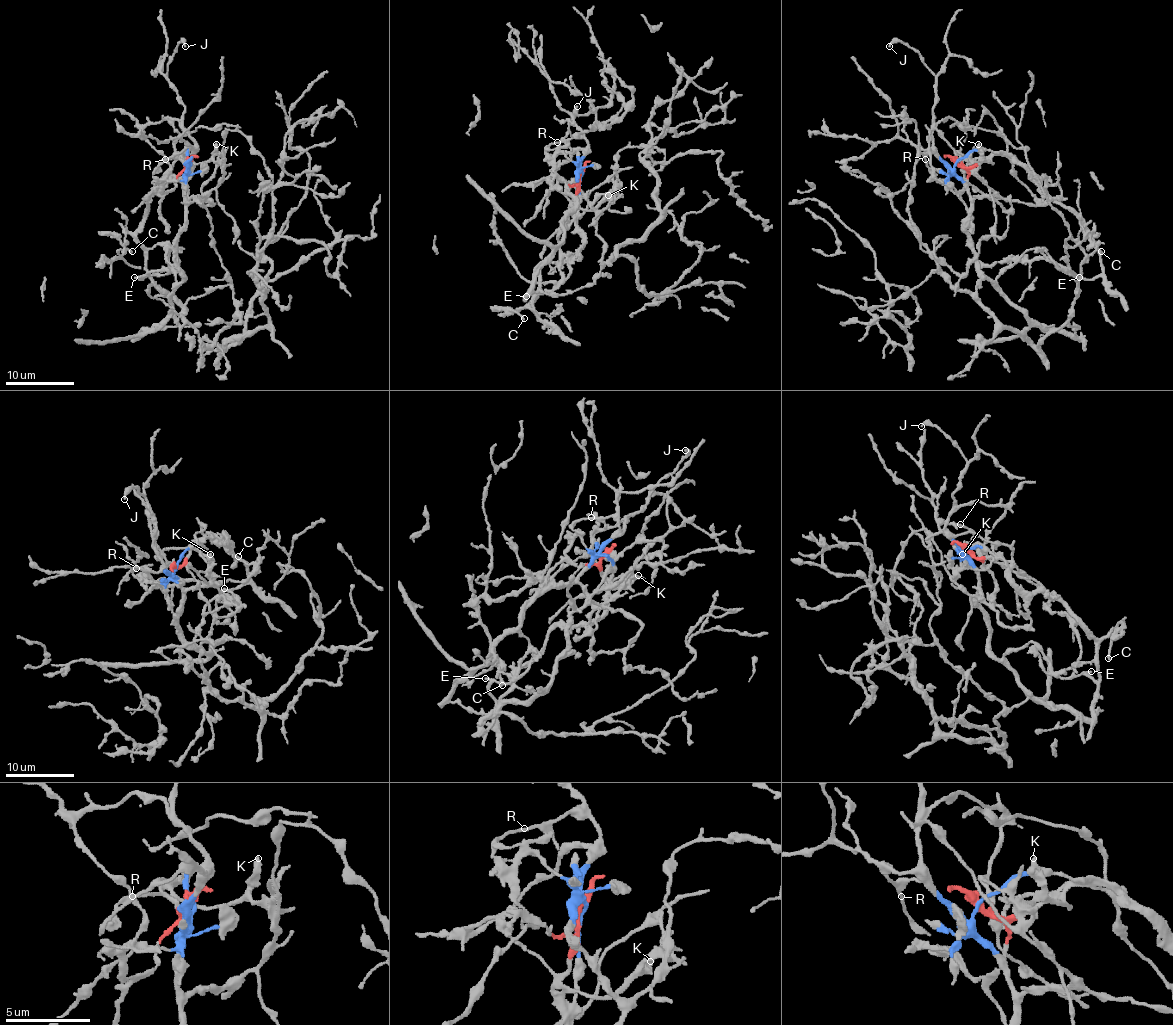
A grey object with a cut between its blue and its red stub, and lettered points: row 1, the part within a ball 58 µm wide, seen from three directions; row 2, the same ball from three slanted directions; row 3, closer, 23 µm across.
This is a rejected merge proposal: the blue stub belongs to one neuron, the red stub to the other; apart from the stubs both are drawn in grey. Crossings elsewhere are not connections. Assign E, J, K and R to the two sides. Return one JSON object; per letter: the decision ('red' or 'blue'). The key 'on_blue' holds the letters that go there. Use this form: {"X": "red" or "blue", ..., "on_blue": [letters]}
{"E": "blue", "J": "blue", "K": "red", "R": "blue", "on_blue": ["E", "J", "R"]}

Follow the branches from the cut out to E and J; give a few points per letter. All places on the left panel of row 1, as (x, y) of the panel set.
E: (191, 162), (177, 241), (182, 276), (179, 283), (167, 248), (170, 269), (134, 277)
J: (191, 162), (194, 140), (182, 124), (184, 105), (167, 74), (179, 43), (185, 47)

